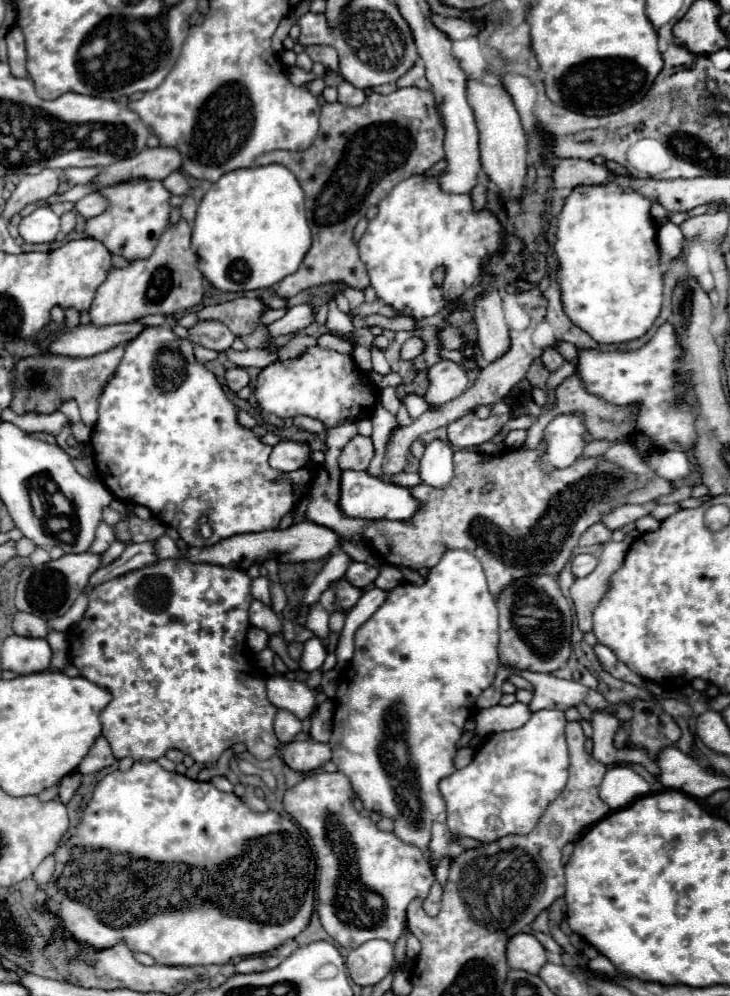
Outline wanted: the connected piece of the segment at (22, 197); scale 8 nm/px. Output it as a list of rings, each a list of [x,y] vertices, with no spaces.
[[[43,170],[35,176],[23,176],[17,188],[13,190],[11,198],[5,202],[1,218],[5,222],[11,222],[15,214],[19,214],[25,206],[37,204],[39,200],[45,200],[57,192],[59,186],[59,172],[57,170]]]

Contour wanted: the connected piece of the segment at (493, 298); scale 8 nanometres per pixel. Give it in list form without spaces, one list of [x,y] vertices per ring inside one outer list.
[[[495,288],[483,292],[475,302],[475,324],[479,330],[479,350],[487,364],[499,360],[511,348],[509,326],[505,322],[501,296]]]

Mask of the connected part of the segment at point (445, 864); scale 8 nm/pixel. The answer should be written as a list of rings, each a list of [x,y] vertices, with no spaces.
[[[441,858],[435,866],[433,866],[433,876],[435,876],[435,880],[439,882],[439,884],[445,884],[445,880],[447,880],[447,874],[449,874],[449,864],[451,864],[451,858]]]

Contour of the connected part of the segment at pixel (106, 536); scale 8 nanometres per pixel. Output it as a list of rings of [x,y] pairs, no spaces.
[[[101,522],[101,524],[97,526],[97,536],[95,536],[95,542],[93,542],[93,546],[89,548],[89,552],[93,552],[93,554],[103,554],[103,552],[111,546],[111,542],[113,542],[113,526],[109,526],[107,522]]]

